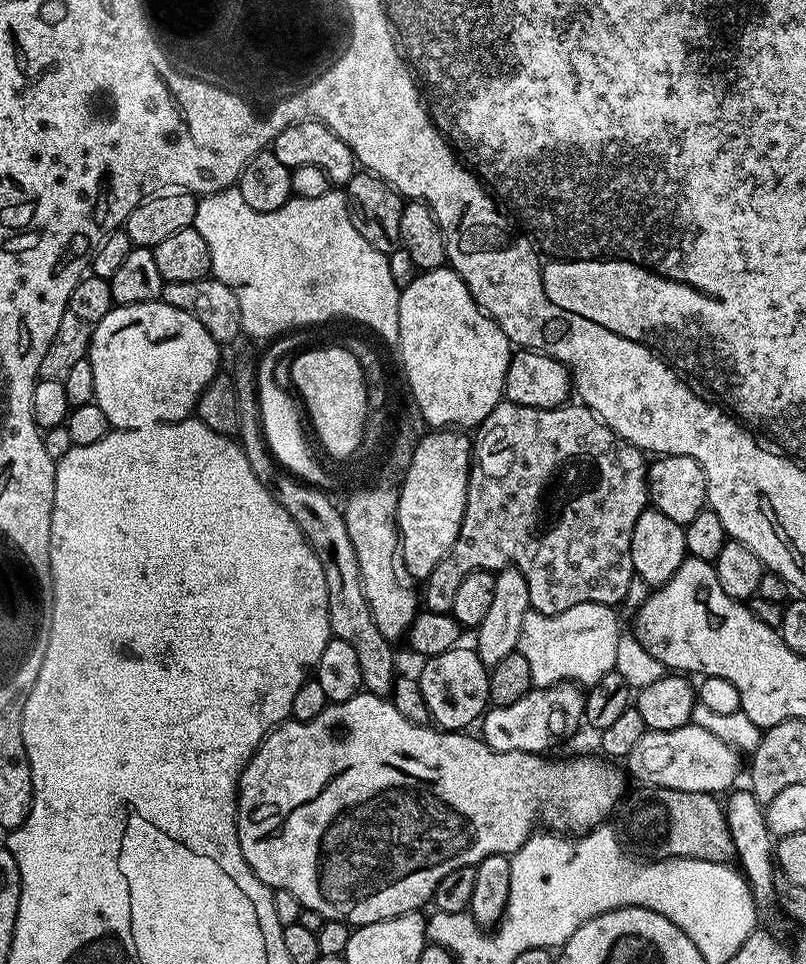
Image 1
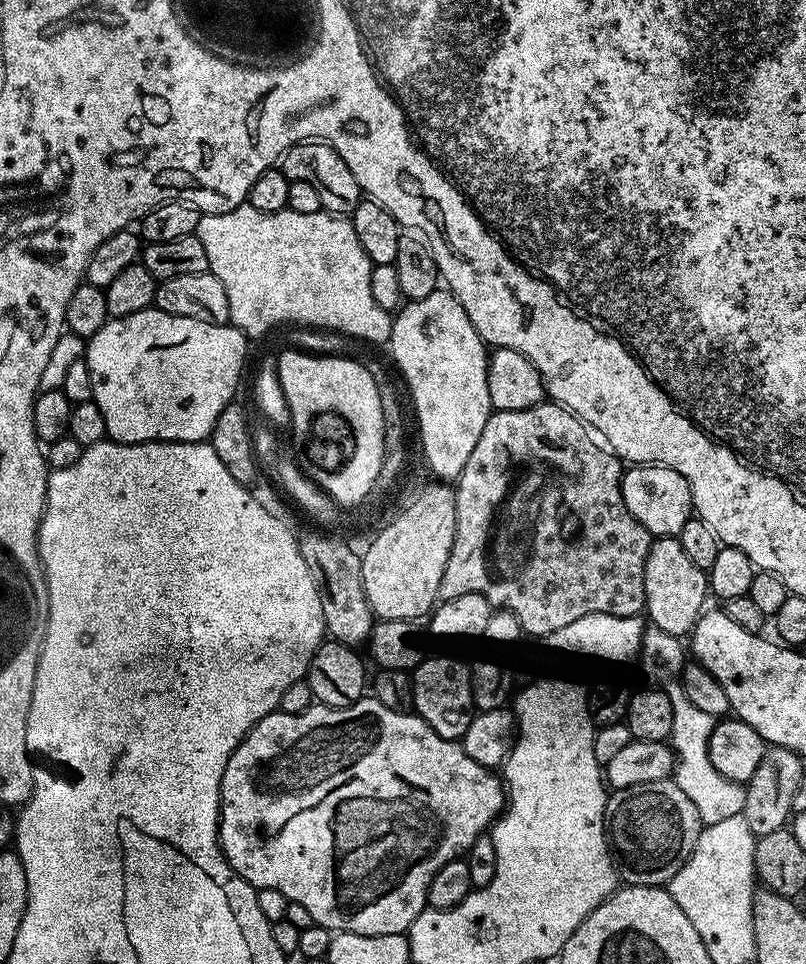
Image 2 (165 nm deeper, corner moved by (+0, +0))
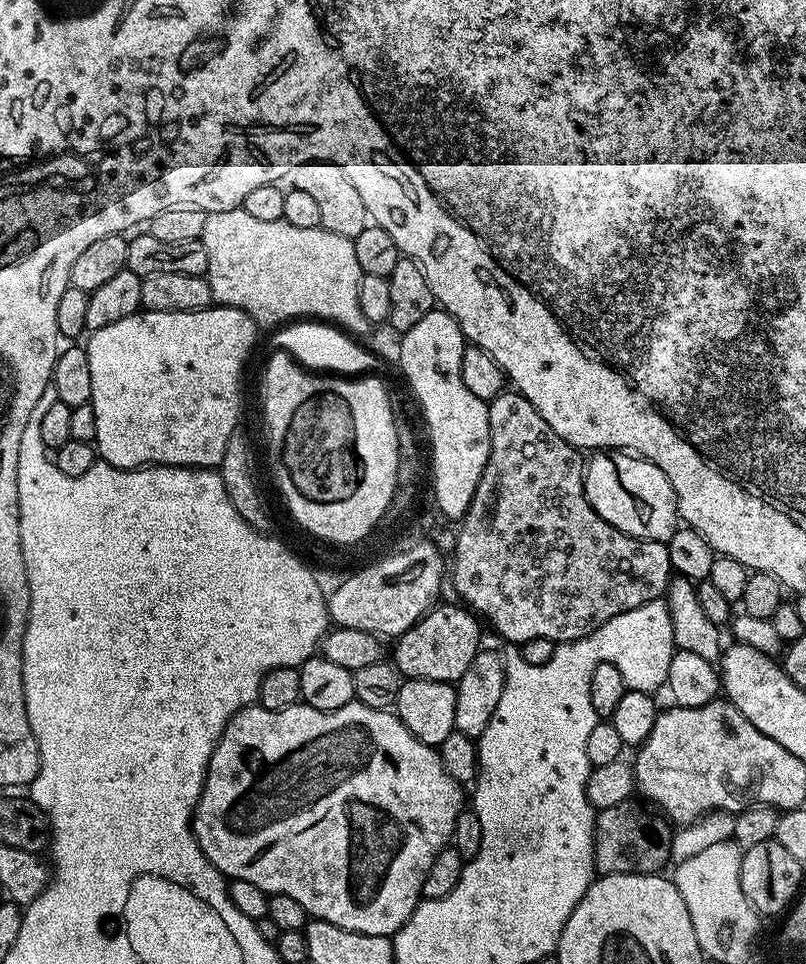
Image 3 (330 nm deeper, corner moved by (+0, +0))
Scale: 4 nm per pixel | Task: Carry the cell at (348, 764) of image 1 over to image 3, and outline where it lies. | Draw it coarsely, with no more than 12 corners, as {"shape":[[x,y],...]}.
{"shape":[[240,709],[226,878],[395,936],[465,807],[391,711]]}

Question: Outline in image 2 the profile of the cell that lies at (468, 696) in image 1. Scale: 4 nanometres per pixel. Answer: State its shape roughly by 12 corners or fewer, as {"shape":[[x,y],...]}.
{"shape":[[452,656],[410,672],[412,707],[459,741],[474,715],[469,665]]}

